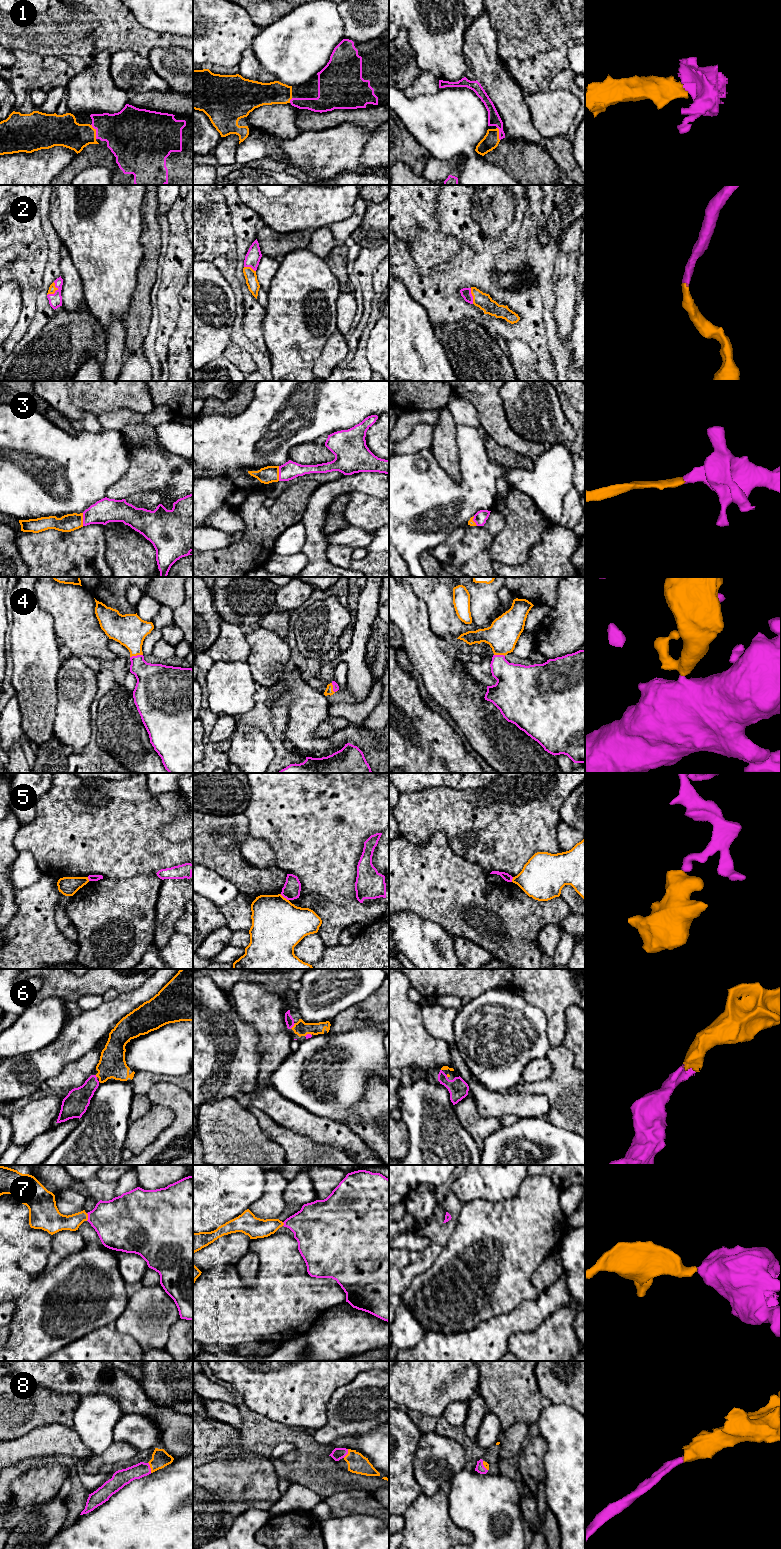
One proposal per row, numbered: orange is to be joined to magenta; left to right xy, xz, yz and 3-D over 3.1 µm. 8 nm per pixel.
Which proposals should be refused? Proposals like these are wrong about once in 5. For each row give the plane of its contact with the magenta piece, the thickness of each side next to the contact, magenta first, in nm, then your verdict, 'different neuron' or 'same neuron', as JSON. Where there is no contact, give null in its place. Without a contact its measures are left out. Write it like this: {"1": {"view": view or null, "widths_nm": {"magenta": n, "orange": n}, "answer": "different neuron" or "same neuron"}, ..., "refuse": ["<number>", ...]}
{"1": {"view": "xy", "widths_nm": {"magenta": 360, "orange": 240}, "answer": "same neuron"}, "2": {"view": "xy", "widths_nm": {"magenta": 110, "orange": 60}, "answer": "same neuron"}, "3": {"view": "xz", "widths_nm": {"magenta": 140, "orange": 140}, "answer": "same neuron"}, "4": {"view": "xy", "widths_nm": {"magenta": 280, "orange": 260}, "answer": "same neuron"}, "5": {"view": "xz", "widths_nm": {"magenta": 140, "orange": 420}, "answer": "different neuron"}, "6": {"view": "xz", "widths_nm": {"magenta": 70, "orange": 120}, "answer": "same neuron"}, "7": {"view": "xy", "widths_nm": {"magenta": 380, "orange": 140}, "answer": "same neuron"}, "8": {"view": "xy", "widths_nm": {"magenta": 140, "orange": 140}, "answer": "same neuron"}, "refuse": ["5"]}

